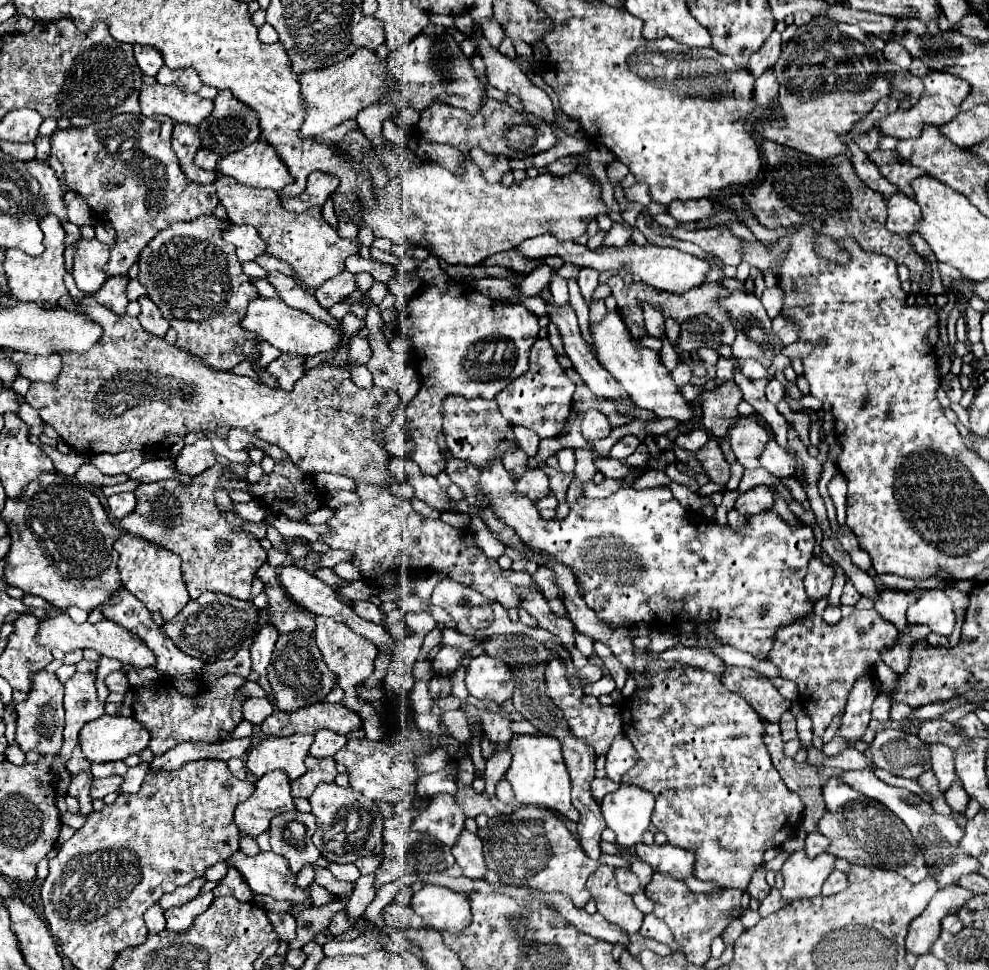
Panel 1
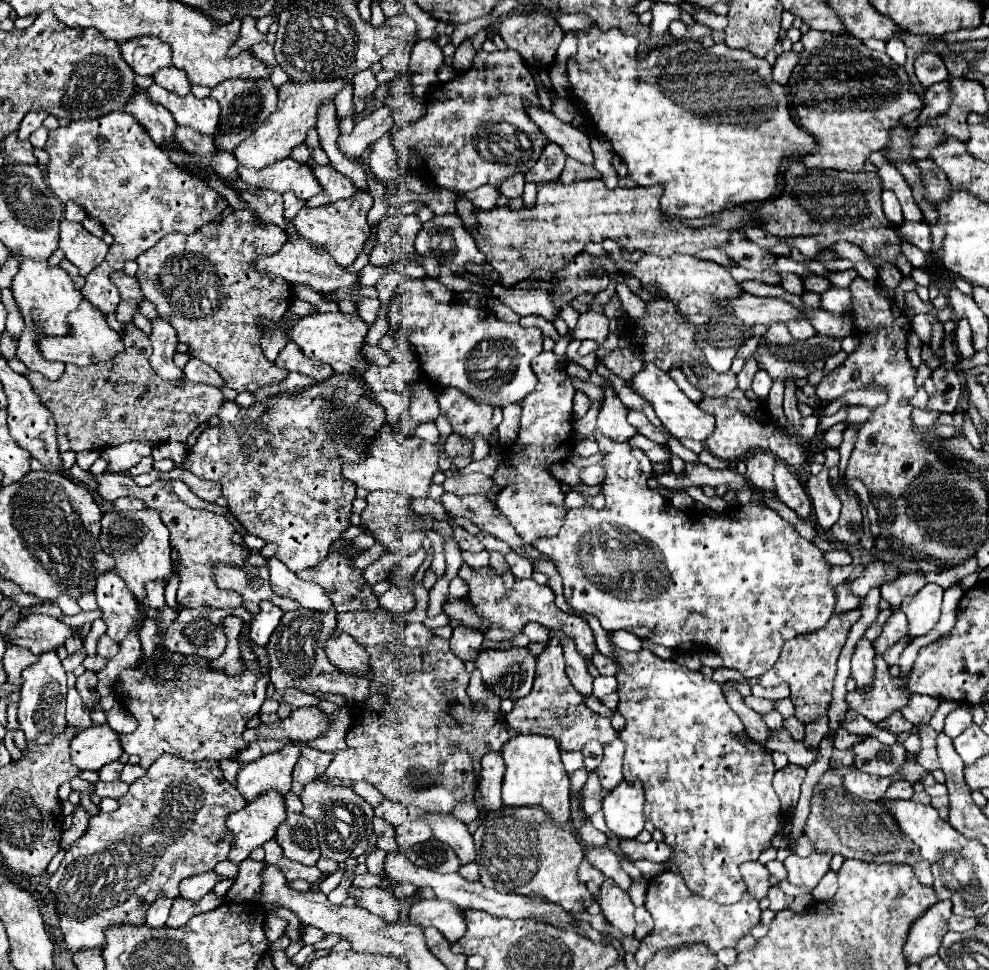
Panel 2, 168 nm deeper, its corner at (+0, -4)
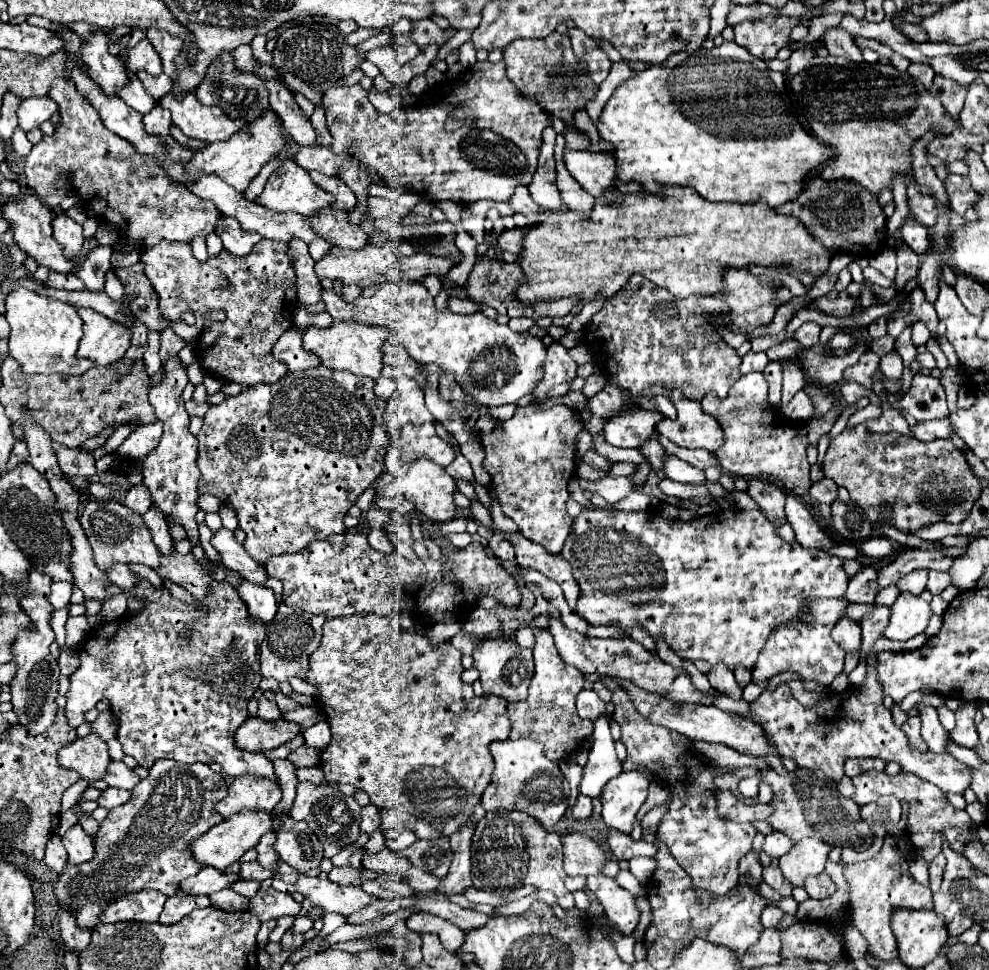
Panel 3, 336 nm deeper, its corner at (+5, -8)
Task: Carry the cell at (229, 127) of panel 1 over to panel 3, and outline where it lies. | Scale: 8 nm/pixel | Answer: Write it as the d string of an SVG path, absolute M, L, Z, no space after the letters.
M224 53L218 59L214 59L214 63L206 71L206 77L196 87L194 95L204 105L216 105L216 107L220 107L230 119L254 121L268 107L268 89L264 87L264 81L258 79L256 75L238 71L236 65L234 65L234 57L230 53Z

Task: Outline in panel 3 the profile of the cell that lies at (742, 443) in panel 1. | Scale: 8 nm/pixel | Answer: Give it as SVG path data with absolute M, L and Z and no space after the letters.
M748 479L748 491L752 499L758 501L768 519L784 519L784 491L776 487L774 481Z

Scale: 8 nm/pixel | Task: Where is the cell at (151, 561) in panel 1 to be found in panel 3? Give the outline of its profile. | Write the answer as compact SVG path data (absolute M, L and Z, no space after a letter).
M100 499L88 501L80 515L80 523L92 545L94 561L104 571L108 571L116 563L124 563L124 565L138 563L150 569L160 567L160 551L152 541L148 525L144 523L140 515L136 515L134 511L128 511L128 507L124 507L120 501L114 501L114 499L112 501L100 501Z

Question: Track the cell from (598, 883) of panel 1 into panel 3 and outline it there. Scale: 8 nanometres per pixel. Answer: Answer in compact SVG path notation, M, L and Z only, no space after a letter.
M590 877L588 887L596 893L606 917L618 927L622 935L630 935L638 925L638 907L634 895L624 891L612 877Z

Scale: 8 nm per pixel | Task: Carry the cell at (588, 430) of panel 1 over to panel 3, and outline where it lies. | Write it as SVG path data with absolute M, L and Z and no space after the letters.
M634 409L610 419L604 425L604 437L614 447L640 447L646 439L652 437L660 419L662 413L658 411Z

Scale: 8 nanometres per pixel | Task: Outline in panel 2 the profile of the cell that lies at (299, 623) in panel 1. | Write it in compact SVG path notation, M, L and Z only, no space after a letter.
M219 563L213 567L213 579L219 589L225 591L235 591L243 597L243 605L247 611L257 611L257 603L261 599L269 599L271 603L277 603L283 611L293 611L299 607L299 603L293 603L291 599L281 599L273 595L269 587L269 571L267 567L235 567L235 565L225 565Z

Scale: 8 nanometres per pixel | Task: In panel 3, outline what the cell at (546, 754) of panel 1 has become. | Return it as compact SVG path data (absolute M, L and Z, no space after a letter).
M506 739L494 741L490 745L490 753L494 757L494 773L492 781L482 795L482 805L486 811L496 809L516 809L538 819L546 829L552 829L568 807L570 787L556 761L550 761L544 755L544 745L534 739Z

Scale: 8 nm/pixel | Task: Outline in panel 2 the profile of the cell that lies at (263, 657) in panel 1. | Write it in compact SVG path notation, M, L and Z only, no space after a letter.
M269 601L259 603L259 611L251 619L251 633L249 633L253 645L257 645L257 647L267 645L269 635L281 621L281 615L283 615L283 611L277 605L273 605Z

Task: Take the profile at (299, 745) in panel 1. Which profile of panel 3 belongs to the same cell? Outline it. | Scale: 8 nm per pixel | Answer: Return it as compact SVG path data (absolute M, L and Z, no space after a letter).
M244 775L232 781L226 799L216 803L216 811L220 811L224 819L242 809L262 809L270 813L280 799L282 791L278 781L256 779L256 775Z

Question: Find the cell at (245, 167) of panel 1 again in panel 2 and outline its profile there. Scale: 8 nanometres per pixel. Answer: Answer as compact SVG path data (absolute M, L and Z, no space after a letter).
M293 159L277 161L269 165L267 170L261 170L259 173L261 176L263 174L263 187L269 191L277 191L277 193L293 191L303 201L321 193L321 187L311 167L305 163L297 163Z

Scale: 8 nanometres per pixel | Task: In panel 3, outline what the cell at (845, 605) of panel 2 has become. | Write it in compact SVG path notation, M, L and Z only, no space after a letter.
M860 569L848 583L846 599L848 599L848 603L874 603L876 593L878 593L876 571Z

